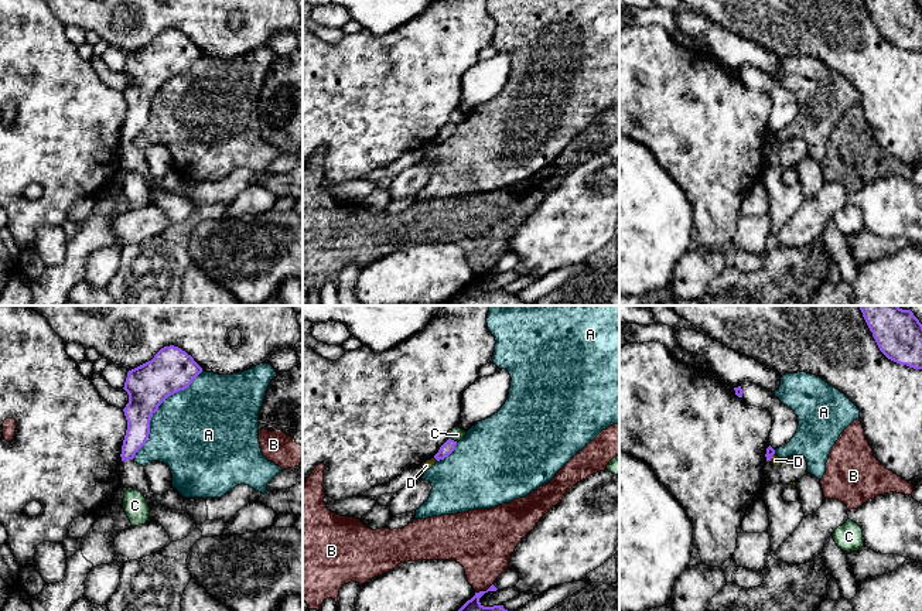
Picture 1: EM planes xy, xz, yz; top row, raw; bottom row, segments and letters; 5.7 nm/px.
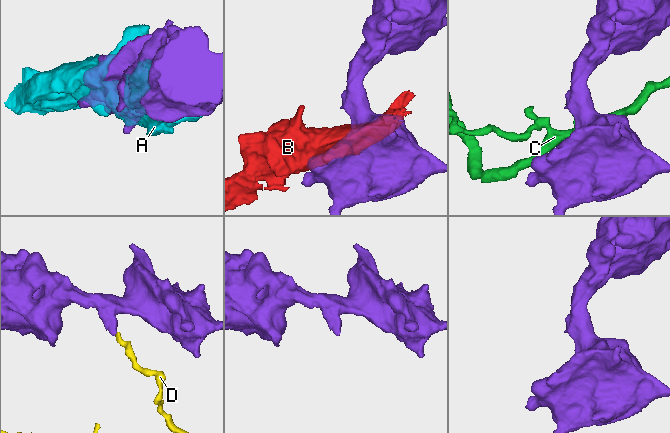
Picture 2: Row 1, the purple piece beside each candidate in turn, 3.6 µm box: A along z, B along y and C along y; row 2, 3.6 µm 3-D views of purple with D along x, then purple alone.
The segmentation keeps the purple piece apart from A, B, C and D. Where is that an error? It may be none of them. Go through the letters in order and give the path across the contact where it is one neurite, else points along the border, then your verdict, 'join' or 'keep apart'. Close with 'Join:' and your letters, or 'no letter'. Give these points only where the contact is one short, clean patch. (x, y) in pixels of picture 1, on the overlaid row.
A: keep apart
B: keep apart
C: along xz (450, 437), (457, 441) | keep apart
D: along yz (774, 453), (769, 460) | keep apart
Join: no letter

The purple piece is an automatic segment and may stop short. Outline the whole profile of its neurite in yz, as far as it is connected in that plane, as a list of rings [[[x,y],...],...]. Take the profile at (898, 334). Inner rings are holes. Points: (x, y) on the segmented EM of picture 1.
[[[860,306],[880,351],[891,361],[922,369],[922,324],[898,306]]]

